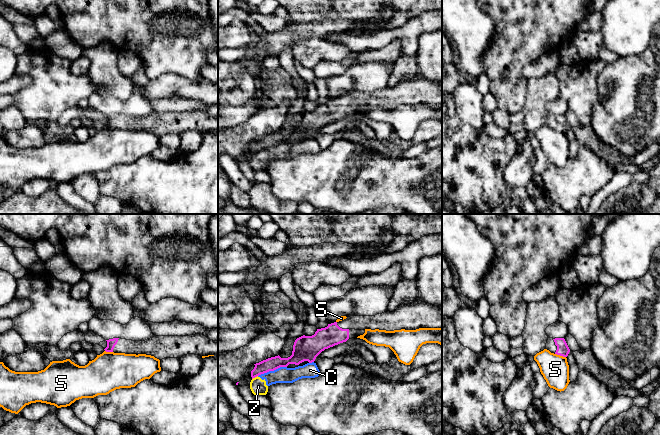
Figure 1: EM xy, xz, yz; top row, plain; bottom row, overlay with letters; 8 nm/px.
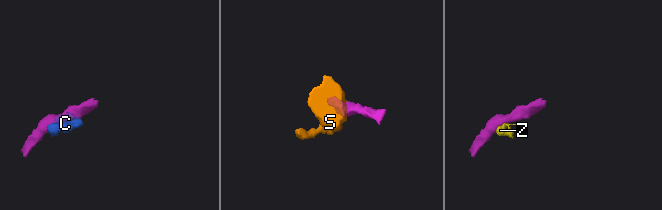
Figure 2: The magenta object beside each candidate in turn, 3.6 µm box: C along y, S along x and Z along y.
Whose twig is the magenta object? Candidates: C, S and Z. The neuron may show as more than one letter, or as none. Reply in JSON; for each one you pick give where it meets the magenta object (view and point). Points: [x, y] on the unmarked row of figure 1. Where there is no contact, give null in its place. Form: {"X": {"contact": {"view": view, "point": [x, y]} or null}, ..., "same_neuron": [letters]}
{"same_neuron": []}

